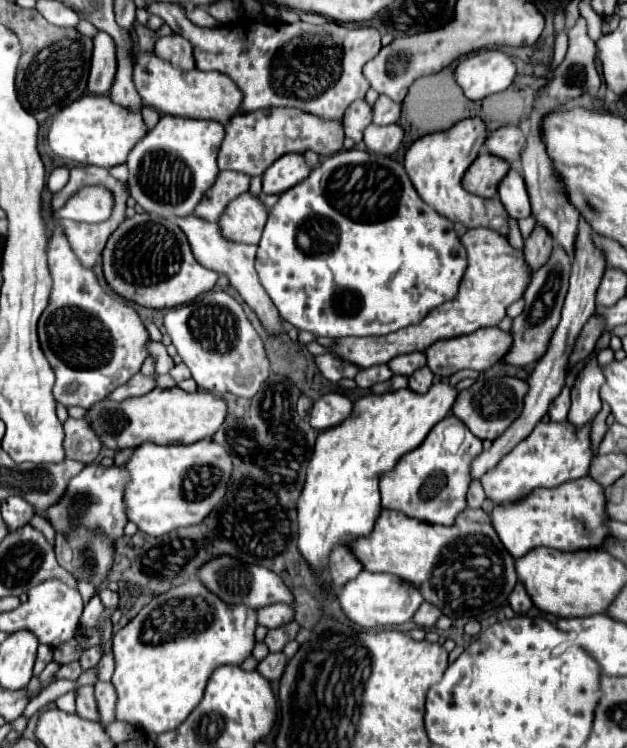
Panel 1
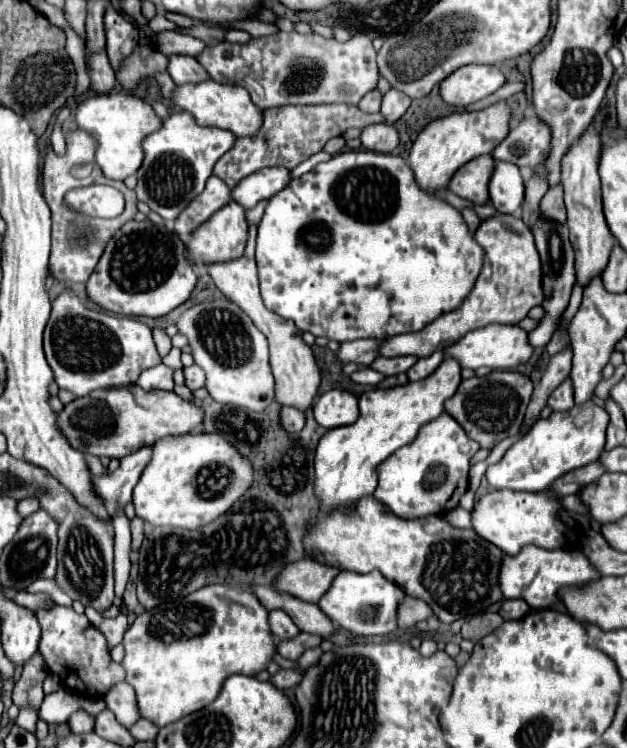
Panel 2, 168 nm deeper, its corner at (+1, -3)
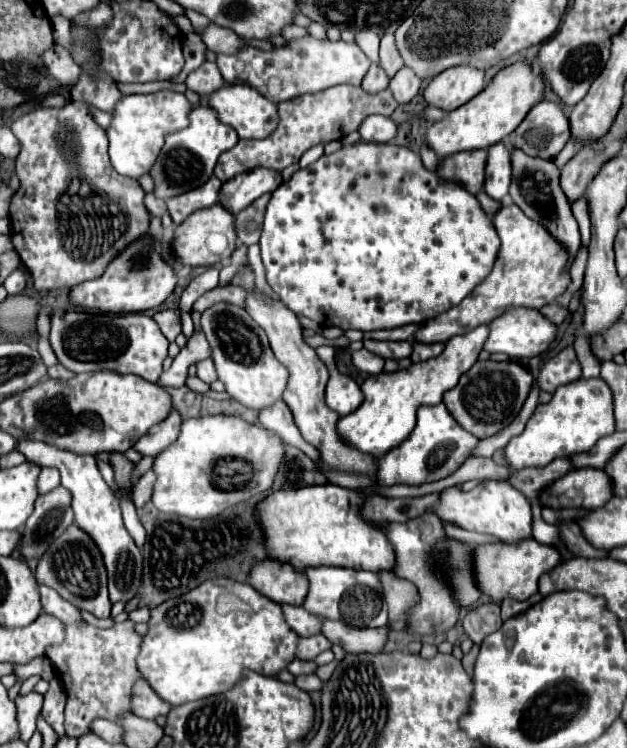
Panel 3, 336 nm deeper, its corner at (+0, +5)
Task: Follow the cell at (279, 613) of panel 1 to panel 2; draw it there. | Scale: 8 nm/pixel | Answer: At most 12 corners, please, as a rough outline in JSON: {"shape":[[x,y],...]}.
{"shape":[[270,611],[270,629],[278,639],[300,633],[288,613]]}

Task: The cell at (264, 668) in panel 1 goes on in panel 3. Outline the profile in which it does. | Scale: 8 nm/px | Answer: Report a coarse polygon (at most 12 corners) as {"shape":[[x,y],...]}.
{"shape":[[297,675],[295,685],[303,691],[319,691],[321,679]]}

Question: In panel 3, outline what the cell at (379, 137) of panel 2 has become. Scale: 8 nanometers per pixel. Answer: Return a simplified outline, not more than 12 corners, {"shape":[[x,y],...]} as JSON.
{"shape":[[369,115],[359,127],[363,141],[389,143],[397,135],[393,119]]}

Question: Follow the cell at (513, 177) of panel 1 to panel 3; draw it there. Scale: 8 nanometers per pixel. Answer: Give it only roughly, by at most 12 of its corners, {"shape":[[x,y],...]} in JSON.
{"shape":[[489,147],[485,193],[495,201],[509,195],[511,149]]}

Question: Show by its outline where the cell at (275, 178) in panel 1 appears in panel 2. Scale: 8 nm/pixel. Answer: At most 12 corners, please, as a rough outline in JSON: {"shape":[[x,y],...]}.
{"shape":[[268,167],[242,179],[232,201],[252,209],[290,181],[290,171]]}

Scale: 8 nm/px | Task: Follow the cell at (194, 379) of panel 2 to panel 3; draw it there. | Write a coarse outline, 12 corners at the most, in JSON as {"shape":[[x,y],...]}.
{"shape":[[211,359],[197,363],[197,377],[205,383],[217,379]]}

